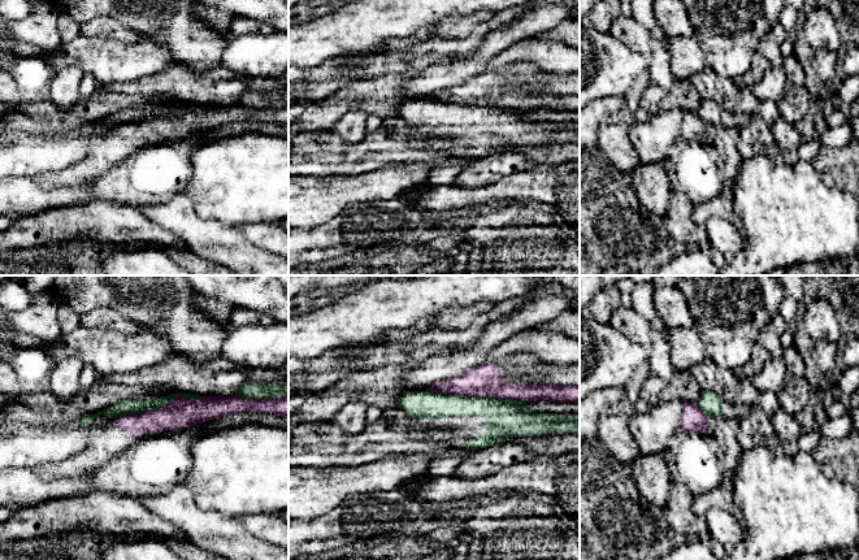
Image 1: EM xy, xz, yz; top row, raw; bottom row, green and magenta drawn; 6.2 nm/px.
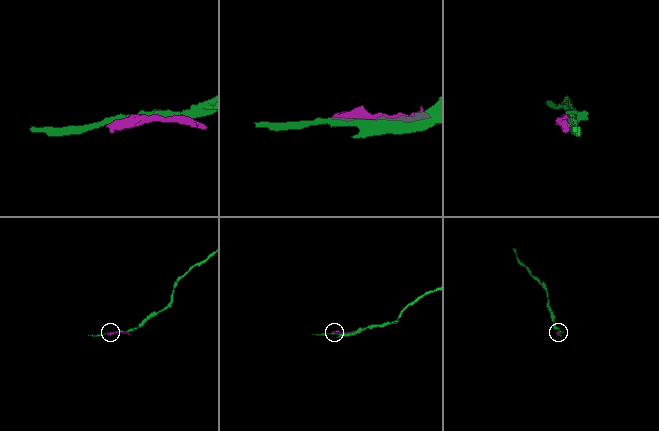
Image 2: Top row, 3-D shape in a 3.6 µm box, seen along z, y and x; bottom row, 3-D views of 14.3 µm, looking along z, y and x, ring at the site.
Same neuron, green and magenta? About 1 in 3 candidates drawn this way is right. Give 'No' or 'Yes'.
No

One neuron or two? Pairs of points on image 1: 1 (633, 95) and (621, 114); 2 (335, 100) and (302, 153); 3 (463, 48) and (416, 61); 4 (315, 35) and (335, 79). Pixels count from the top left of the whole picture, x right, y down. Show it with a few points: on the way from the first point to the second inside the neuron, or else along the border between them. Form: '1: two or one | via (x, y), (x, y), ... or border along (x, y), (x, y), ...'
1: one | via (632, 100), (627, 109)
2: two | border along (316, 130), (304, 130), (302, 133)
3: one | via (451, 48), (437, 48), (428, 52)
4: two | border along (338, 56), (325, 59), (308, 70)

